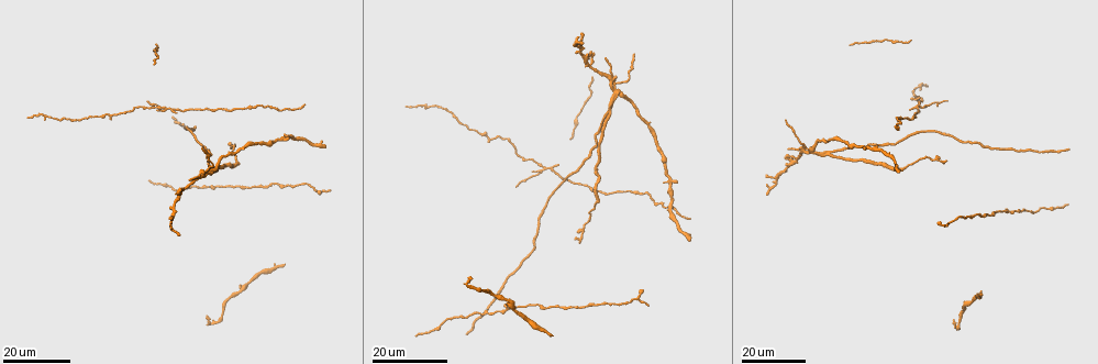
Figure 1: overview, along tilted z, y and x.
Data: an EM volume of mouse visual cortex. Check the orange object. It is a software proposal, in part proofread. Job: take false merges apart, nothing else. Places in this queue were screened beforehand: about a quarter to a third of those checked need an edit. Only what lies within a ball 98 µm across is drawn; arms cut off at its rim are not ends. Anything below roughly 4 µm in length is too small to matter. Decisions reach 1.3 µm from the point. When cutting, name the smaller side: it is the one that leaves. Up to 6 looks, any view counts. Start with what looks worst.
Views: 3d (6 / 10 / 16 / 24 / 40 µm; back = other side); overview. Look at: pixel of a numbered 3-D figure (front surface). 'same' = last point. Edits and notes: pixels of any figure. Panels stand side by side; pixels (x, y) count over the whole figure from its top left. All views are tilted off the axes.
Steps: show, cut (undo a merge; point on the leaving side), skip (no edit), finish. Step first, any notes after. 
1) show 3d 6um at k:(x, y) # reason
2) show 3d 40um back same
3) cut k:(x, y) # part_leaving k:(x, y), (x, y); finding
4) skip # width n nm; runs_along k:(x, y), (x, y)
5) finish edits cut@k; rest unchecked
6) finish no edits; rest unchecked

show 3d 24um at 1:(547, 169) # two arms in line, one across

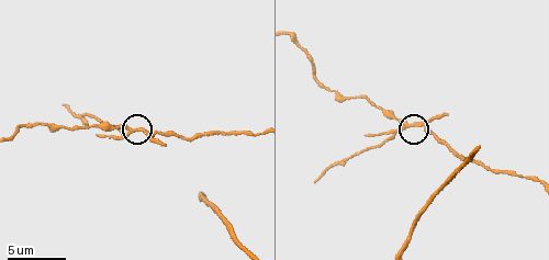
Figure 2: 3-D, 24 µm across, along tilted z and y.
show 3d 10um at 2:(405, 127)

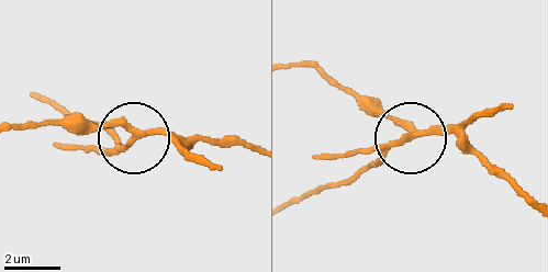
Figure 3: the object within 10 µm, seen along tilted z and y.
cut 3:(185, 154) # arms 3; part_leaving 3:(148, 133), (121, 145), (34, 97); two neurons meet here

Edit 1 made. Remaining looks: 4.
show overview

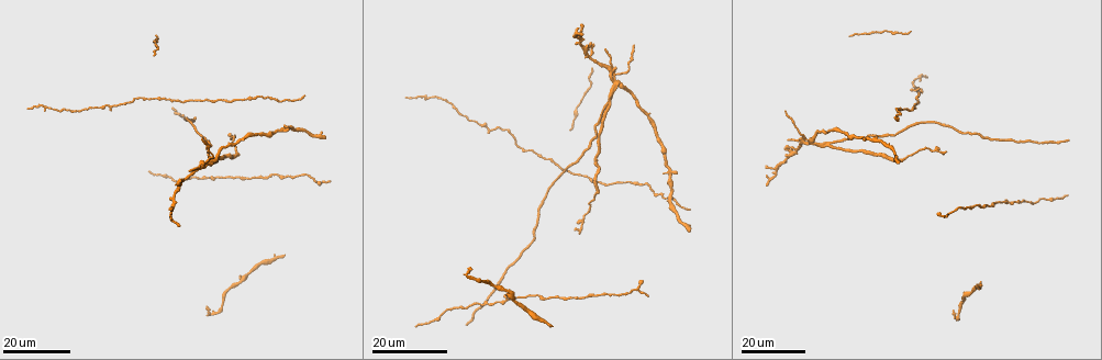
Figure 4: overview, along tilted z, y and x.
show 3d 16um at 4:(211, 163) # four arms meet

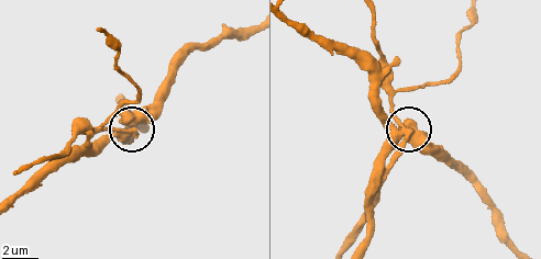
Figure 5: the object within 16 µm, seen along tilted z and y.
show 3d 6um at 5:(124, 125)

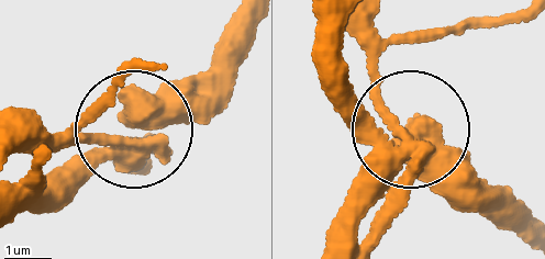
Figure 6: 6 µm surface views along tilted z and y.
cut 6:(81, 138) # arms 4; a second neuron is stuck on

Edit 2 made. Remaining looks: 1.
finish edits cut@3, cut@6; rest unchecked

